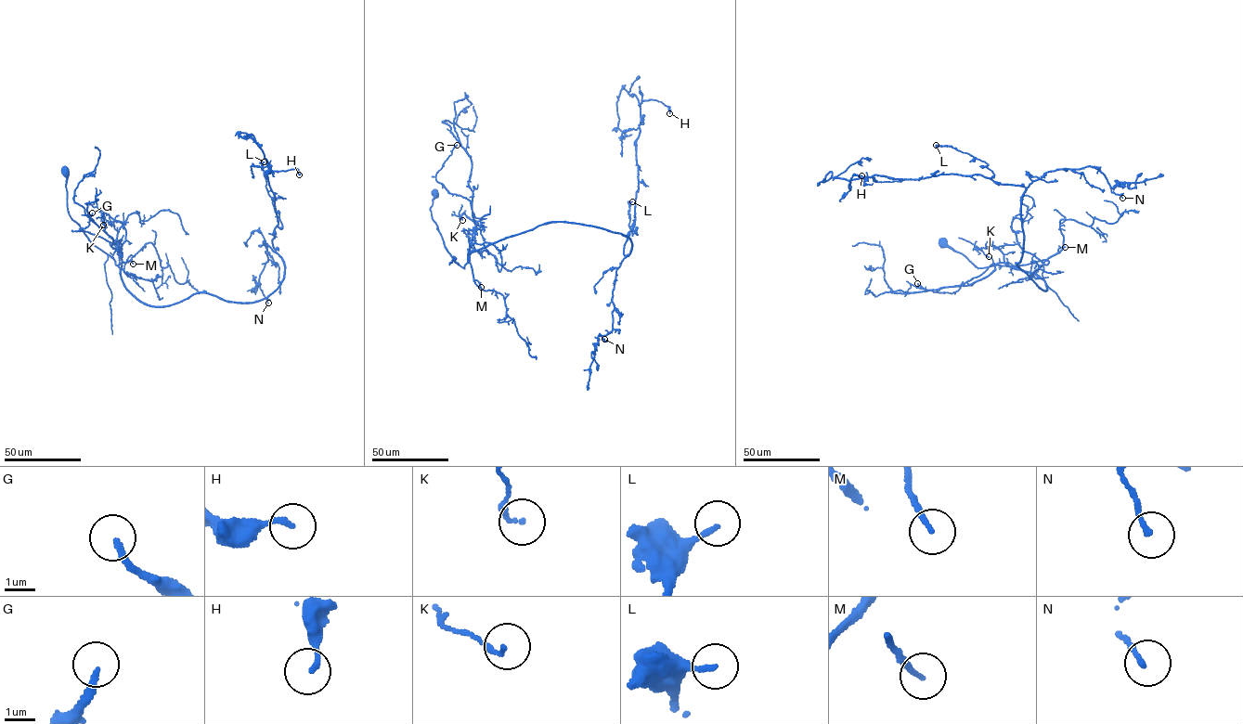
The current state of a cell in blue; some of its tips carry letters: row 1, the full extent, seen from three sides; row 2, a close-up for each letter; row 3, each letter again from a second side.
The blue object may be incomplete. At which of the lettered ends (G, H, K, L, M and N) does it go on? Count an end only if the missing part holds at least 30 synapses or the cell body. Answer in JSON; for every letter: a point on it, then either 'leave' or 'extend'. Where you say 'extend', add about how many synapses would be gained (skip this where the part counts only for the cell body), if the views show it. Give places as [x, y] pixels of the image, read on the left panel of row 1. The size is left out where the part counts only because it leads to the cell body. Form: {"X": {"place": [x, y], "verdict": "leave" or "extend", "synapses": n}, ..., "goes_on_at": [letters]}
{"G": {"place": [92, 213], "verdict": "leave"}, "H": {"place": [299, 174], "verdict": "leave"}, "K": {"place": [103, 225], "verdict": "leave"}, "L": {"place": [264, 161], "verdict": "leave"}, "M": {"place": [133, 264], "verdict": "leave"}, "N": {"place": [268, 303], "verdict": "leave"}, "goes_on_at": []}

